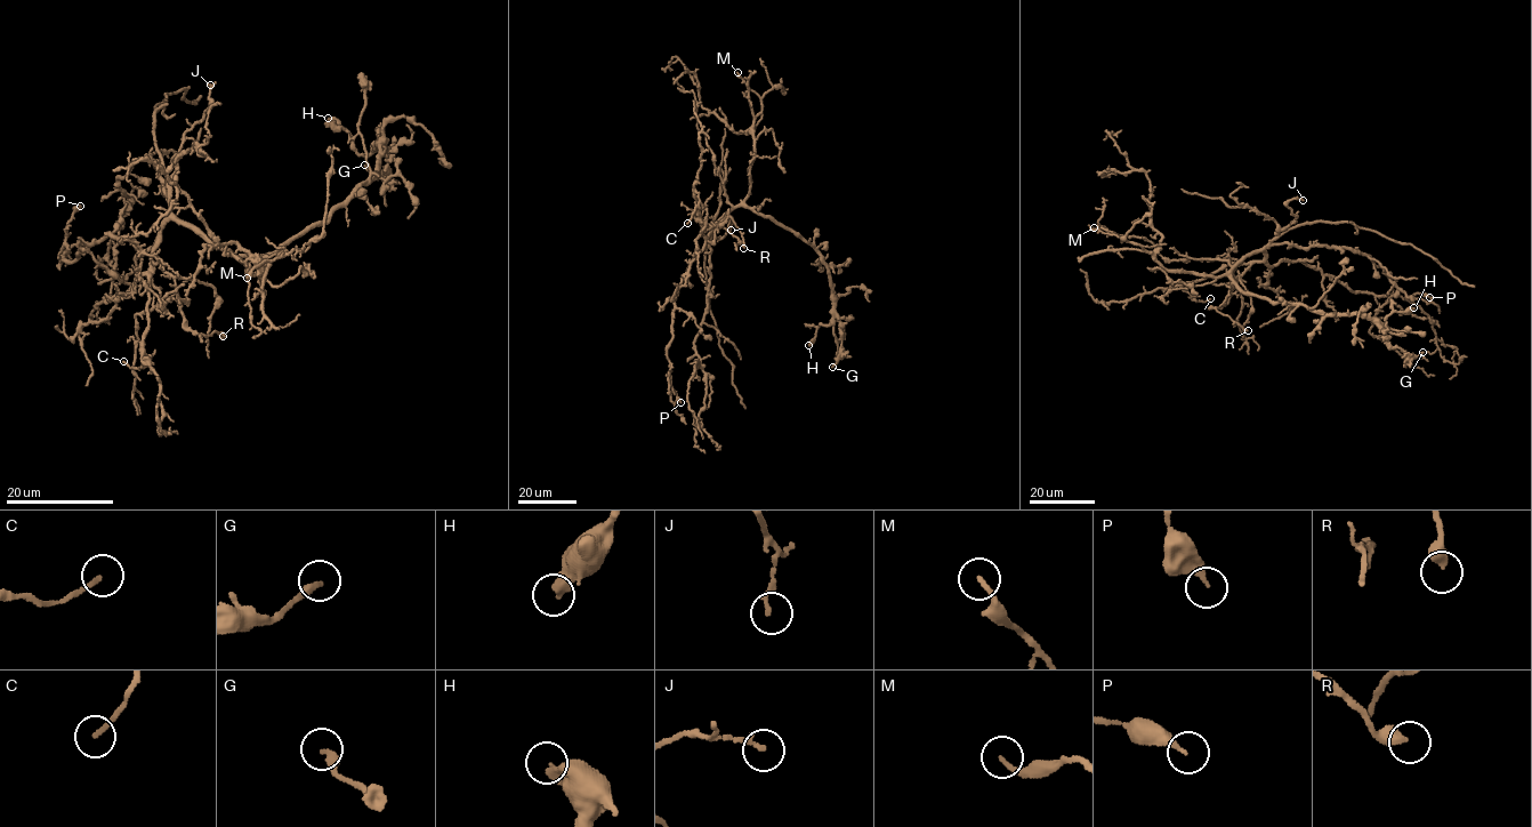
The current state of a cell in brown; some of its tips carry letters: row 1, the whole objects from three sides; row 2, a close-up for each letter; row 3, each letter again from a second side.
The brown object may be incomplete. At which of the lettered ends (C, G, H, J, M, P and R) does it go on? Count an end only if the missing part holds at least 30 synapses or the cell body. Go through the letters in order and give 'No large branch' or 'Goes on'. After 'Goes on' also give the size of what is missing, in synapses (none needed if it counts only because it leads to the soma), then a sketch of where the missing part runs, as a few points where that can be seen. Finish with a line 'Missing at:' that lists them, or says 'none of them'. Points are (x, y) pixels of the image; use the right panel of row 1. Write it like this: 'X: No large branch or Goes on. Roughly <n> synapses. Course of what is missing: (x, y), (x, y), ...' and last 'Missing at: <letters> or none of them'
C: No large branch
G: No large branch
H: No large branch
J: No large branch
M: No large branch
P: No large branch
R: No large branch
Missing at: none of them

